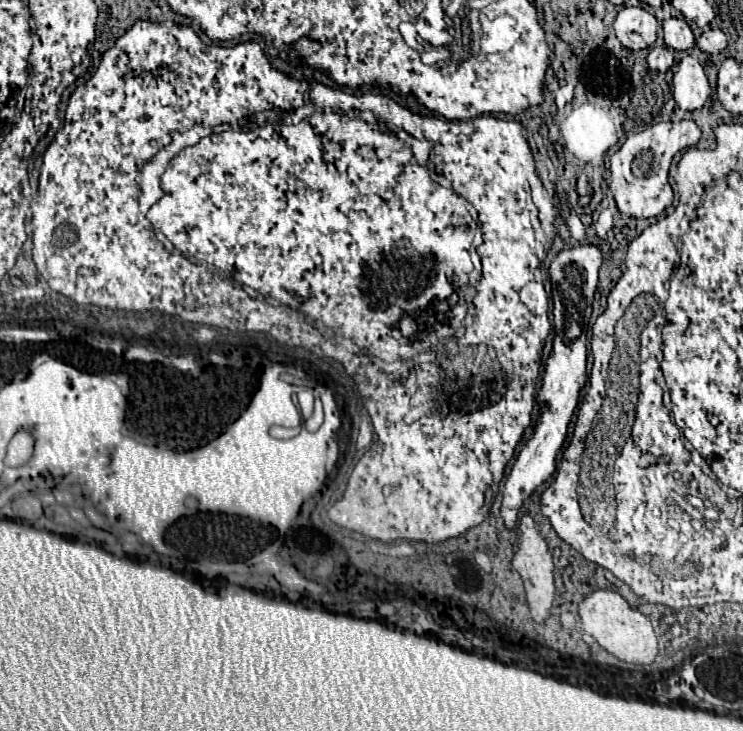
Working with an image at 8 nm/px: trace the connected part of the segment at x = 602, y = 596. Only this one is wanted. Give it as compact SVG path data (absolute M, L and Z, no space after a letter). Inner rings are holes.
M603 589L593 591L579 605L579 615L581 615L583 631L589 633L603 649L607 649L617 659L625 663L635 663L635 665L649 665L655 661L657 639L655 639L651 621L641 611L633 609L619 593L603 591Z

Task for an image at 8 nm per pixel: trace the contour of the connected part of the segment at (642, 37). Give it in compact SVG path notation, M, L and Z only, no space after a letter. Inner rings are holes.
M623 7L613 27L621 45L631 51L641 51L655 45L657 19L643 7Z

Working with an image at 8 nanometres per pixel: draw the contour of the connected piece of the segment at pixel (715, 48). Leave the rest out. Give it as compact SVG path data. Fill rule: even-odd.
M705 29L703 35L697 39L697 47L703 51L703 53L709 53L709 55L717 55L721 51L725 51L727 47L727 37L721 29Z

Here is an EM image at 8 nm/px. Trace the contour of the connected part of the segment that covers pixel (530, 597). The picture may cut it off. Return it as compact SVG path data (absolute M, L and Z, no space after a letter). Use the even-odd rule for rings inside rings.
M523 515L519 521L519 531L521 531L521 539L519 539L519 547L517 553L513 557L513 567L521 573L523 583L525 583L525 595L527 595L527 605L531 611L531 617L535 623L543 623L549 615L551 603L553 603L553 595L555 595L555 583L553 583L553 559L547 551L547 545L543 541L543 537L539 535L533 519L529 515Z

